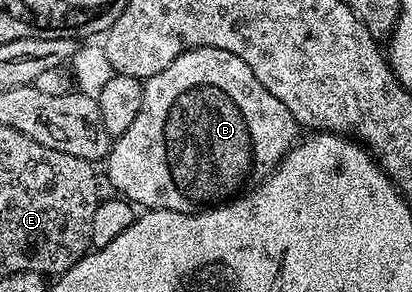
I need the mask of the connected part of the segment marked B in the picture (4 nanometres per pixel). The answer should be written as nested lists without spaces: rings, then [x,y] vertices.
[[[218,47],[186,51],[178,55],[170,67],[144,81],[142,107],[138,115],[134,115],[134,123],[111,142],[108,150],[108,181],[117,189],[113,190],[133,206],[199,213],[265,181],[296,144],[296,132],[296,120],[286,111],[286,103],[274,99],[274,95],[258,83],[258,75],[254,75],[238,55],[230,55],[230,51]]]

